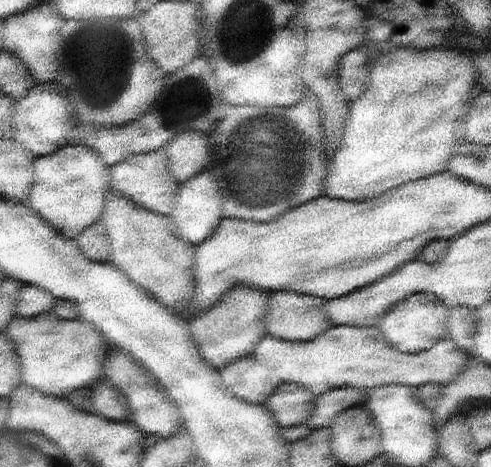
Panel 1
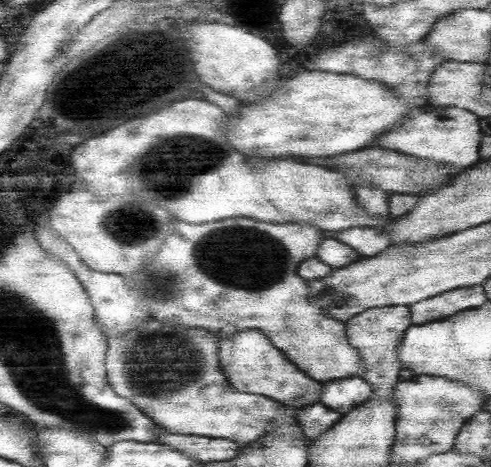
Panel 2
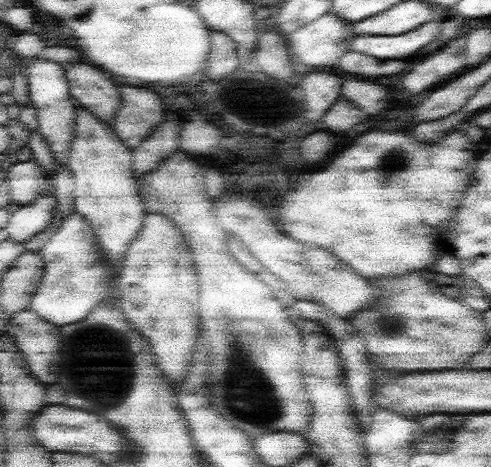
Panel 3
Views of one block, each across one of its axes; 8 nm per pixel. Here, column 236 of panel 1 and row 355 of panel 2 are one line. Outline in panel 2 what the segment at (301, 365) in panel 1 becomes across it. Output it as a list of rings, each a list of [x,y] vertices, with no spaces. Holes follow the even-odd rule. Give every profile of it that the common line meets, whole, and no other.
[[[382,306],[376,310],[366,310],[350,320],[346,320],[344,324],[346,324],[348,344],[358,350],[360,360],[366,364],[366,368],[370,368],[362,374],[362,378],[368,384],[372,384],[376,396],[392,398],[394,386],[400,382],[398,374],[402,370],[402,362],[400,362],[400,358],[396,358],[396,348],[400,346],[404,332],[410,326],[414,326],[410,308],[408,306]]]

